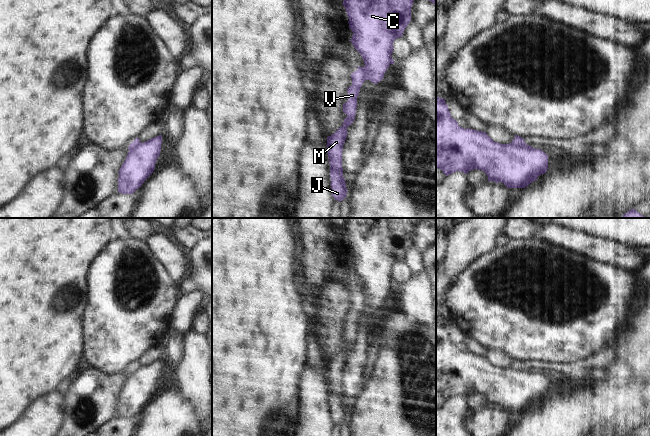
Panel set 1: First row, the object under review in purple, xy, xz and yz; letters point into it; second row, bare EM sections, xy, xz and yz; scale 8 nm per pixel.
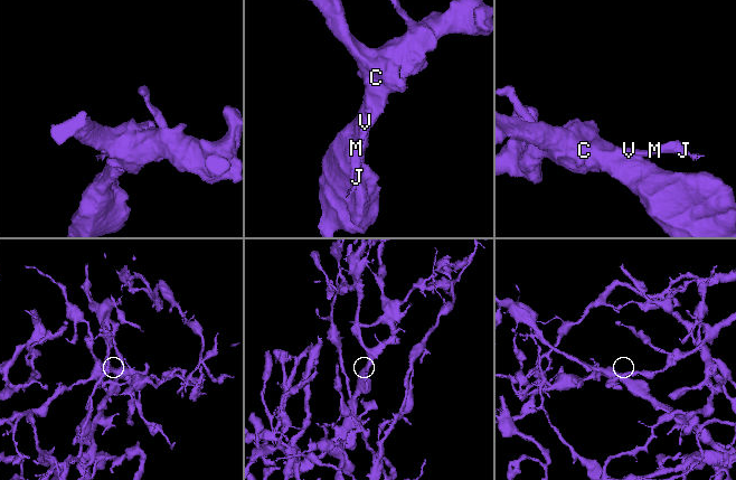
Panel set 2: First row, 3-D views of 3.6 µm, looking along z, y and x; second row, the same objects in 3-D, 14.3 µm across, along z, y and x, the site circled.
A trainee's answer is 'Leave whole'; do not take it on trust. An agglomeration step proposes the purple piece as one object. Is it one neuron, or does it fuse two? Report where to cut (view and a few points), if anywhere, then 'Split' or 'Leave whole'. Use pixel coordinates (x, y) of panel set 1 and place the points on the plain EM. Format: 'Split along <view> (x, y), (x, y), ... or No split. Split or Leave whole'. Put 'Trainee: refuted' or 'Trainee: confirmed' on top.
Trainee: refuted
Split along yz (512, 366), (518, 369), (526, 369). Split

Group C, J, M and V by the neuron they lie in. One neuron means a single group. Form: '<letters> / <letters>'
C / J M V

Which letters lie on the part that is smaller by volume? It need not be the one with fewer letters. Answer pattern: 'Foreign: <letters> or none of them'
Foreign: J, M, V

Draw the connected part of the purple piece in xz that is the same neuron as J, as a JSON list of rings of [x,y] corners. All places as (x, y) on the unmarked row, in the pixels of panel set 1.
[[[356,294],[351,298],[352,309],[348,311],[348,325],[343,328],[343,336],[347,339],[343,349],[331,360],[327,361],[327,377],[330,387],[330,402],[332,420],[335,424],[342,425],[346,422],[347,413],[343,402],[342,375],[347,362],[347,351],[350,350],[356,338],[357,321],[365,304],[364,297]]]

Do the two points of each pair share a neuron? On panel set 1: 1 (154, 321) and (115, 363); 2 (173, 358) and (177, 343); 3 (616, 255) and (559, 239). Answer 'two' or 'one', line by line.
1: one
2: one
3: one

